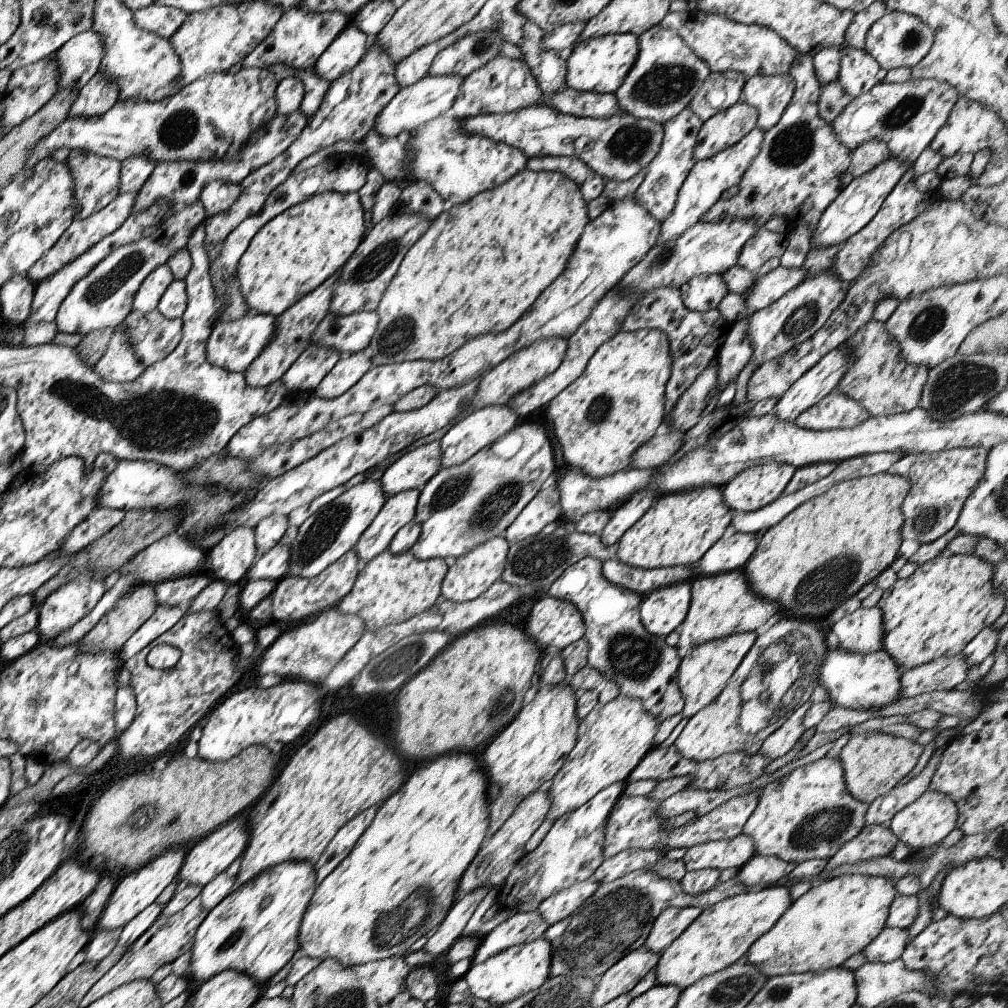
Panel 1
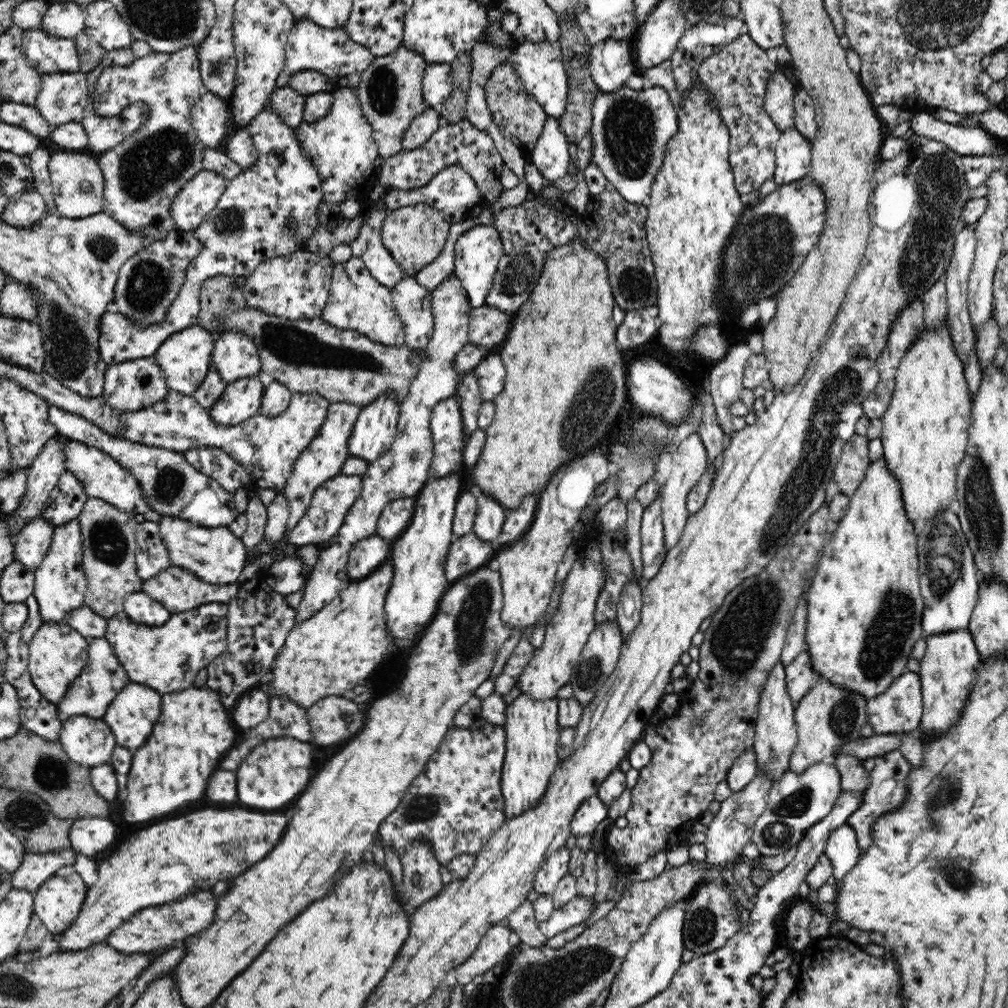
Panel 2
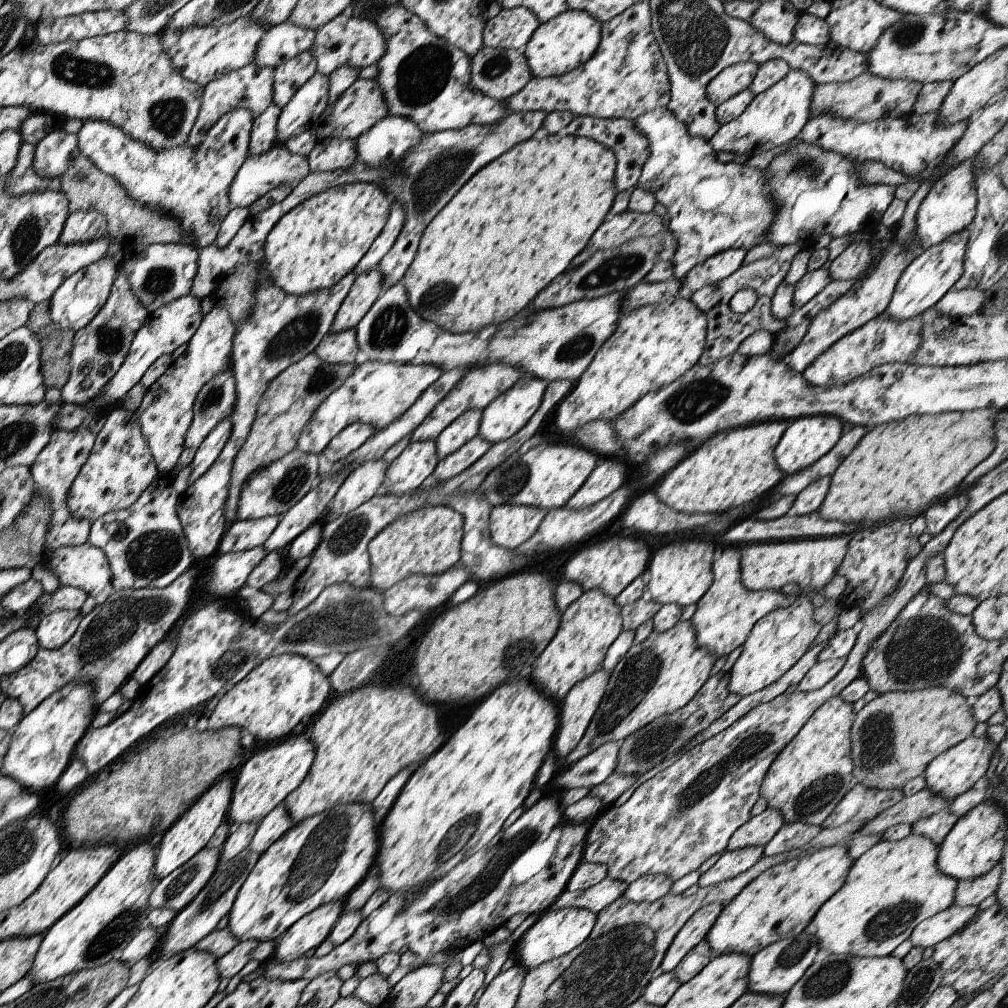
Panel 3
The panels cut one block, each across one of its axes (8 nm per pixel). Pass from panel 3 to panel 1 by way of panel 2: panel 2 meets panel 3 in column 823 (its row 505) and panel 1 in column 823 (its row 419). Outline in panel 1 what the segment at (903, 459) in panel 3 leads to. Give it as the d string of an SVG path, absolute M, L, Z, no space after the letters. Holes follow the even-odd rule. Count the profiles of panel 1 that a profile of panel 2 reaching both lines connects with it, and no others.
M890 472L852 478L806 500L786 518L760 535L756 552L743 572L751 589L762 598L778 602L796 618L824 618L852 598L863 586L874 581L896 560L902 542L902 504L910 492L910 480Z

